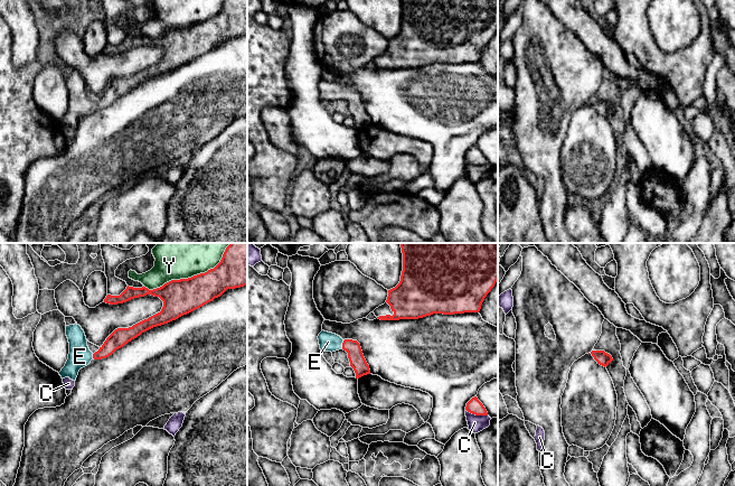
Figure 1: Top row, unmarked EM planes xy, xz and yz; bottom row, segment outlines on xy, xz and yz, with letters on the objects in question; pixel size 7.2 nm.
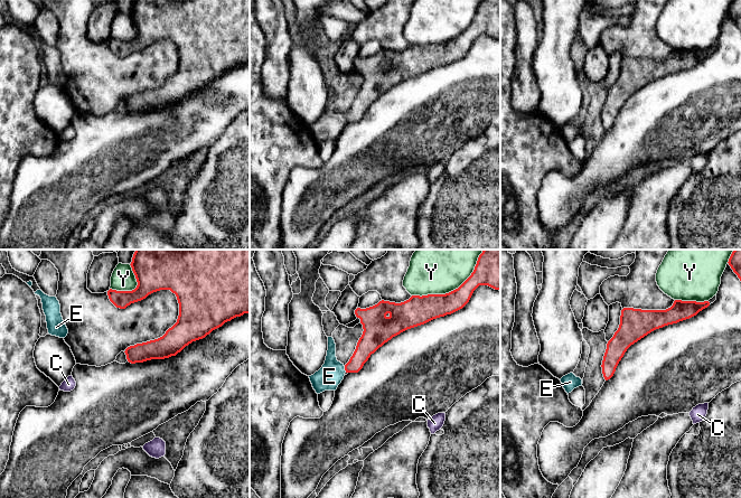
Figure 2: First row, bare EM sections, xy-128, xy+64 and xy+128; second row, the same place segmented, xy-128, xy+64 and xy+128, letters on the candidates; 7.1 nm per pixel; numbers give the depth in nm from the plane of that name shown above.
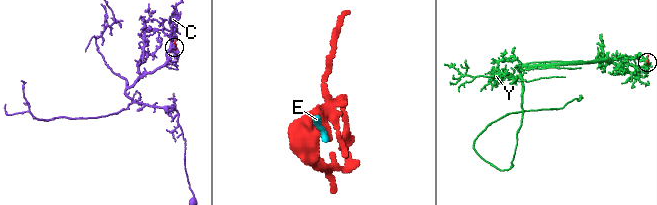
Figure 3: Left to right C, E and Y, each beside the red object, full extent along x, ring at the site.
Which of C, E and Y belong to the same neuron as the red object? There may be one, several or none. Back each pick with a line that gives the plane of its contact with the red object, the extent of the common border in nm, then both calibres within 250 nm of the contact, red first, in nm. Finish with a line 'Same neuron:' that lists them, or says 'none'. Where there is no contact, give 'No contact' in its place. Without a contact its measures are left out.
E: Touches red in xz. Shared border 60 nm. Thickness 110 nm (red) against 140 nm
Same neuron: E

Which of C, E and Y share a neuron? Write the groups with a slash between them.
C / E / Y

